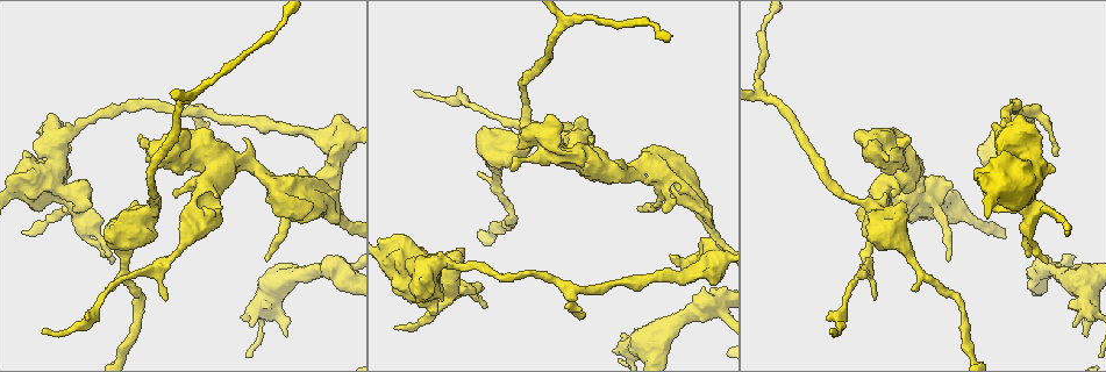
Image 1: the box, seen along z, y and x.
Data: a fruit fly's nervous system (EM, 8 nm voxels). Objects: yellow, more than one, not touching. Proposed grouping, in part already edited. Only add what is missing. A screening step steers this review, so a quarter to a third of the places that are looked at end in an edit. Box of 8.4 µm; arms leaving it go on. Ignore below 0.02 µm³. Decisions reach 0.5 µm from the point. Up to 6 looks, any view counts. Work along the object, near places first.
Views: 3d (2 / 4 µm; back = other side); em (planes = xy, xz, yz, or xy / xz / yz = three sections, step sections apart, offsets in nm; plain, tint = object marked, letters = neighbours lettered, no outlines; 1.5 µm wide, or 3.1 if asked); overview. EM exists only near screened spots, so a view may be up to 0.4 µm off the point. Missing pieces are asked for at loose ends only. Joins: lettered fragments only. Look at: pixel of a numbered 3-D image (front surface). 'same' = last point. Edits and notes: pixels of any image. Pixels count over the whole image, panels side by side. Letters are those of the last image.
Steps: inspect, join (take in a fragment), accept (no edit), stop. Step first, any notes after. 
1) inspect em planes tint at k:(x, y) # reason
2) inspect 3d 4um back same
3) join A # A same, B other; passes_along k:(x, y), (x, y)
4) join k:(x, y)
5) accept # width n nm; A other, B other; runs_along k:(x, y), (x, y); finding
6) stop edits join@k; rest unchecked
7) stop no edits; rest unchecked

inspect 3d 2um at 1:(1067, 235) # free end

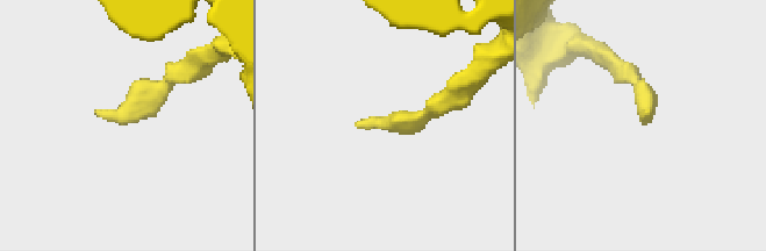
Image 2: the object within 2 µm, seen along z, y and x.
inspect em xy step 4 letters at 2:(94, 112)

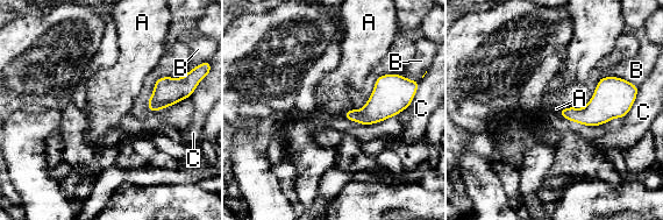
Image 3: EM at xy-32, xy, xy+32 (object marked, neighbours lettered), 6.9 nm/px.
inspect em planes letters same

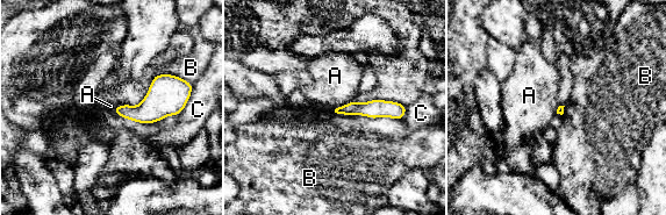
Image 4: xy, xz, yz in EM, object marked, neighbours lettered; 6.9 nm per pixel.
accept # A other, B other, C other; border 4:(355, 99), (336, 108); no lettered fragment goes on from it

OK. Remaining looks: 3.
inspect 3d 4um at 1:(286, 333) # stops while still wide

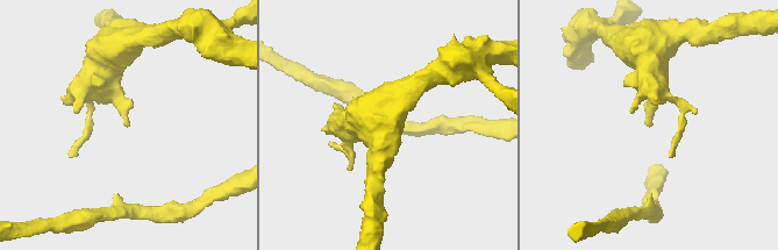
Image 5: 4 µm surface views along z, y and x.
inspect em planes letters at 5:(650, 125)

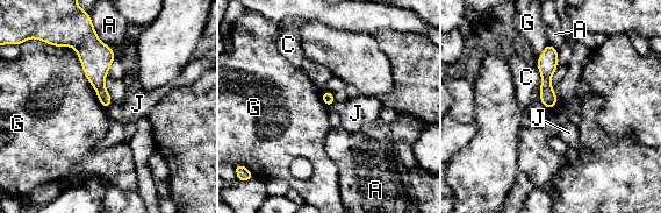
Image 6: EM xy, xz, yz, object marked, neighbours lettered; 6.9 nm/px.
accept # A other, C other, G other, J other; runs_along 6:(548, 48), (546, 89), (550, 105); no lettered fragment goes on from it

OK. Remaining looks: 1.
stop no edits; rest unchecked

